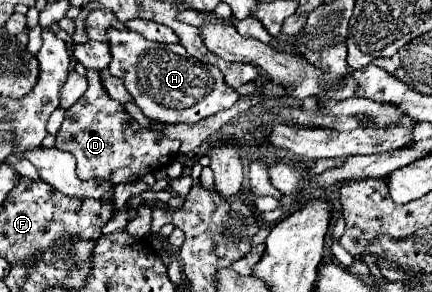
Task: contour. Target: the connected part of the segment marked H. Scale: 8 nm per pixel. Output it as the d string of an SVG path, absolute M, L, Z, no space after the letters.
M113 28L107 30L107 36L113 56L109 72L123 80L135 104L151 120L165 124L195 124L207 116L231 108L239 100L239 94L225 84L223 74L217 66L203 64L197 58L187 56L187 50L181 44L151 42L131 30Z

